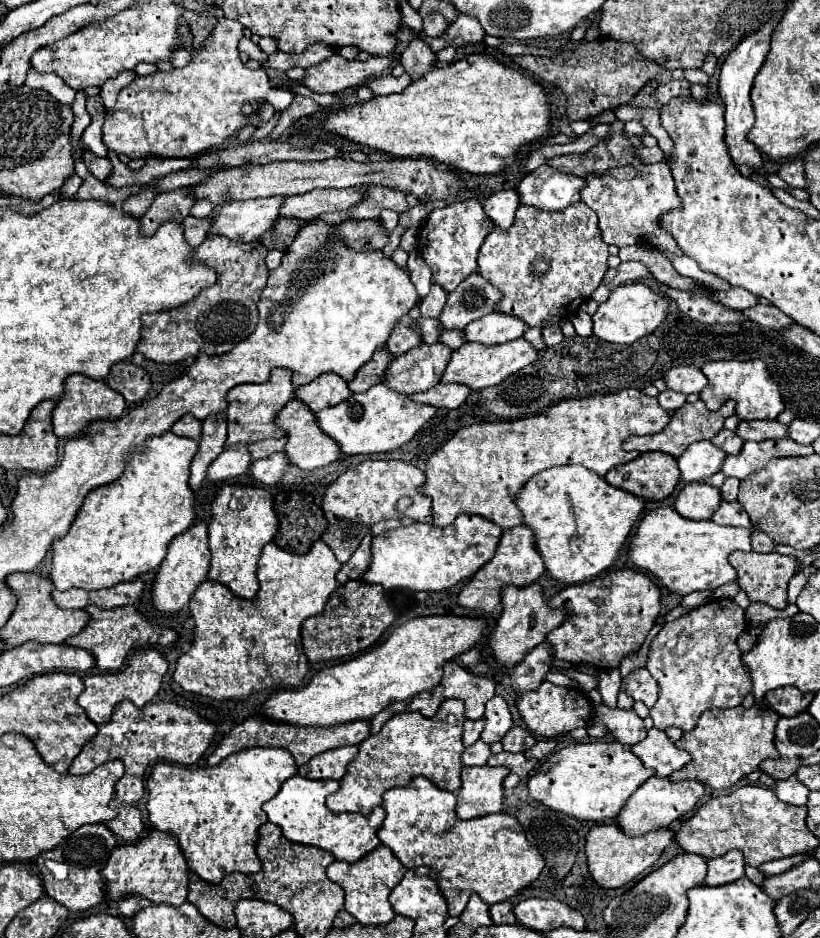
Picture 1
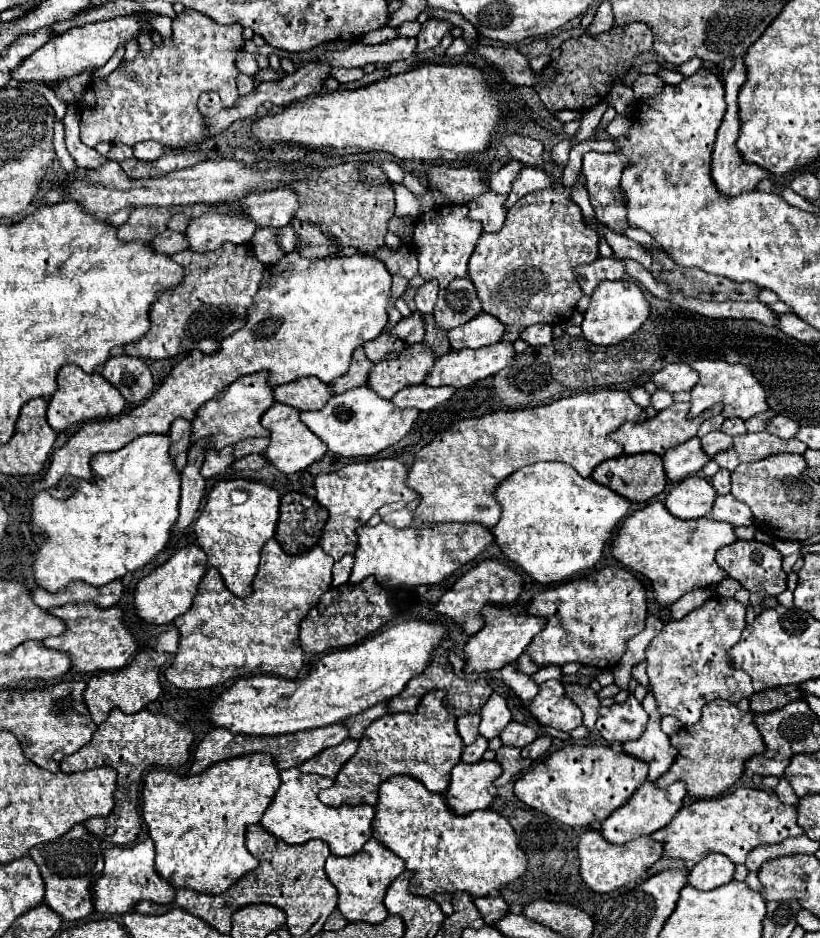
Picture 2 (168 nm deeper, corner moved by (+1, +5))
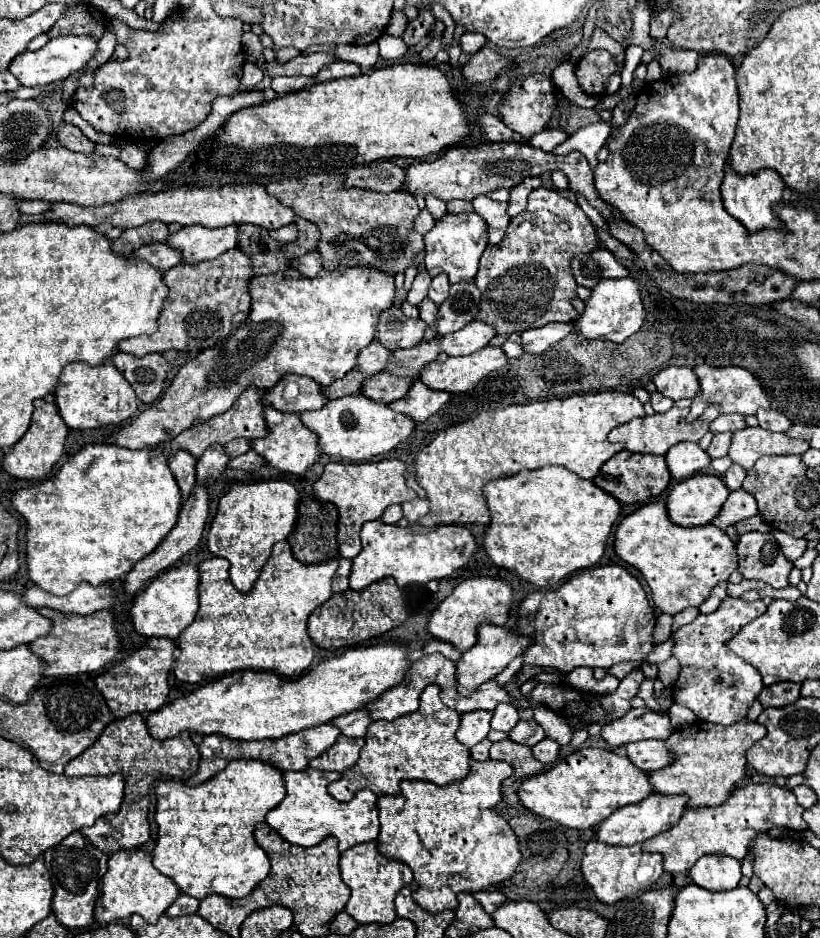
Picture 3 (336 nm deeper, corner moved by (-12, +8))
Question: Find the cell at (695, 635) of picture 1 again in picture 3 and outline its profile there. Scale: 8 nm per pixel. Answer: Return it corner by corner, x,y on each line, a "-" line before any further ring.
727,596
715,612
699,614
691,624
685,624
673,632
673,656
681,664
673,692
675,704
693,710
703,722
733,724
747,716
749,706
763,690
761,674
751,664
735,656
727,648
727,640
731,640
745,624
765,614
765,610
767,606
763,600
745,602
741,598

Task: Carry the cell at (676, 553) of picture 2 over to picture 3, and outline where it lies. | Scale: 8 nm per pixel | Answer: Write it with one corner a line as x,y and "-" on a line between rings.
655,500
625,516
615,532
615,552
643,574
655,606
665,614
677,614
689,606
701,606
719,582
729,580
737,570
737,552
725,530
713,524
695,528
675,526
667,518
665,508
665,500

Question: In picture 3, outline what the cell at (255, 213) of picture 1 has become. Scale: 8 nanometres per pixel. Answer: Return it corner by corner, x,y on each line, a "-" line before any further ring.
185,226
177,234
171,234
167,238
167,244
183,252
183,262
201,262
201,260
213,260
225,250
235,248
237,240
239,240
239,226
225,226
225,228

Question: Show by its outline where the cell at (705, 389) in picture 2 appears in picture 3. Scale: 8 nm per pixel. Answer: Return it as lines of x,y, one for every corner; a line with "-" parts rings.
701,364
701,366
695,366
693,370
695,370
697,378
699,378
701,390
699,390
699,394
693,398
691,412
689,412
687,420
699,418
699,414
703,414
703,410
705,410
709,404
721,404
721,412
723,412
723,414
737,412
737,414
743,414
743,416
757,414
759,408
765,408
765,410
771,408
771,402
769,402
765,390
763,390
761,384
757,382
757,378
755,378
749,370
745,370
745,368
739,368
739,366
713,368
713,366

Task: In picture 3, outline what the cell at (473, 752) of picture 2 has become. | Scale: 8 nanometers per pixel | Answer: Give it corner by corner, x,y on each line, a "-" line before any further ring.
489,738
481,740
477,746
471,748
471,758
475,758
475,760
487,760
489,758
489,748
491,748
491,740

